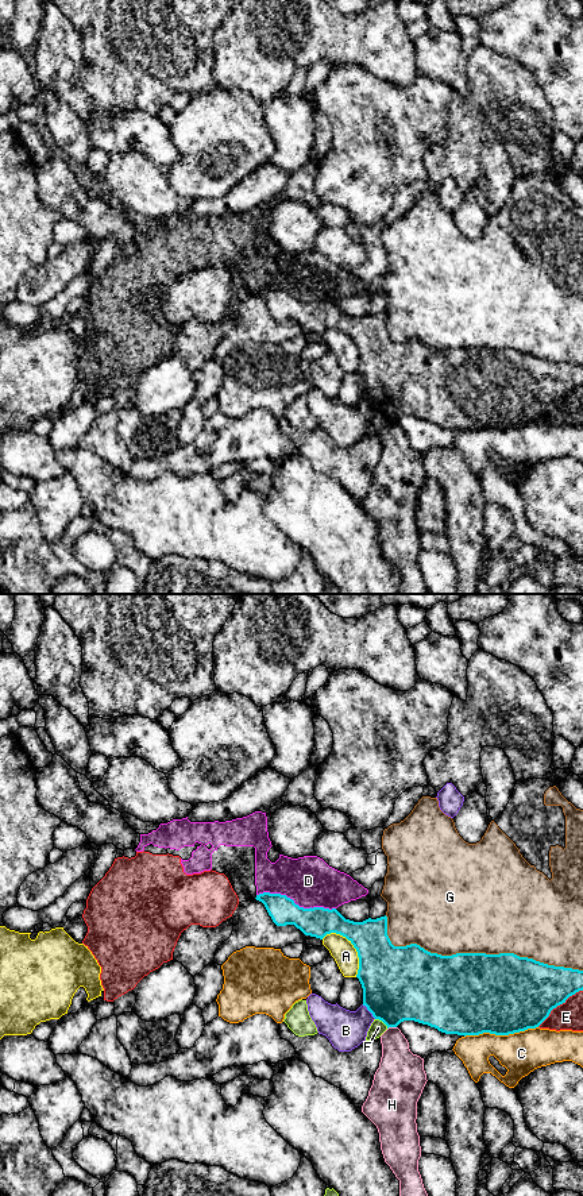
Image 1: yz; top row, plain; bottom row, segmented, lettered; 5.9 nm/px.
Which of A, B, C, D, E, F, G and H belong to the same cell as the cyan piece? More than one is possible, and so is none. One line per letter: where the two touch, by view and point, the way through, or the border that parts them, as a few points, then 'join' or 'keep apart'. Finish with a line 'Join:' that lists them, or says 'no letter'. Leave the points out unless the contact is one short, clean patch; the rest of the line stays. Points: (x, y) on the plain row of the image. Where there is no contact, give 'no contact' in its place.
A: yz (354, 342) | keep apart
B: yz (369, 405) | keep apart
C: yz (501, 429) | keep apart
D: yz (294, 298) | keep apart
E: yz (559, 400) | keep apart
F: yz (382, 416) | keep apart
G: yz (474, 348) | keep apart
H: yz (392, 421) | along yz (396, 421), (387, 424) | keep apart
Join: no letter

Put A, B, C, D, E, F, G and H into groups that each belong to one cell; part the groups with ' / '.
A / B / C / D / E / F / G / H

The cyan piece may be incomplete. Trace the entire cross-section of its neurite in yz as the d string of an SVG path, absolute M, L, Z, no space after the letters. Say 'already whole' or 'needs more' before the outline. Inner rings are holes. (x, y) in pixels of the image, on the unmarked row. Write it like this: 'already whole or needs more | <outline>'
already whole | M281 289L256 290L277 321L294 320L305 331L323 335L336 328L356 344L356 373L363 383L363 401L387 424L414 416L445 429L509 431L538 423L553 404L583 386L583 366L548 360L514 348L456 348L441 351L417 339L394 342L387 331L387 312L354 317L336 304L304 304Z

